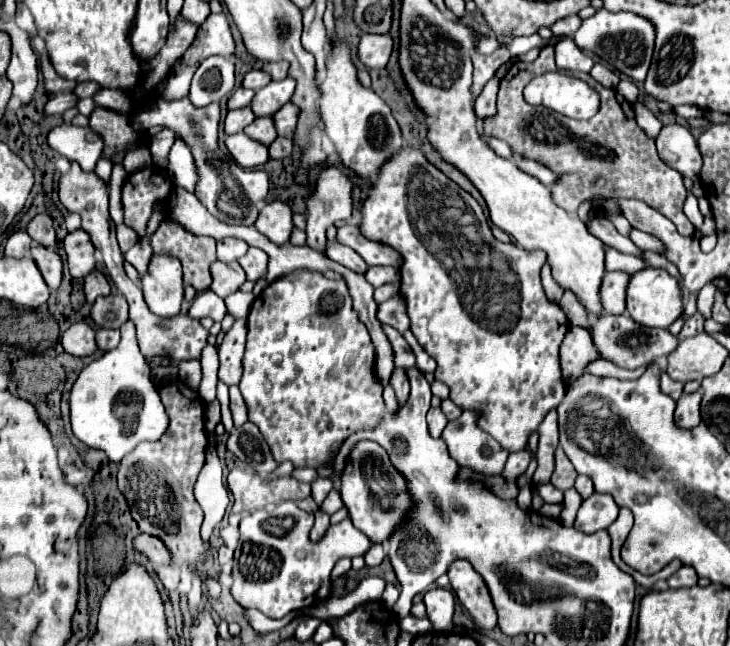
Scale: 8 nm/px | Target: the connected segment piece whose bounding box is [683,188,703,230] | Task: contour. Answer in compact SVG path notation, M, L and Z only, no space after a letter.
M691 188L687 189L687 197L683 205L683 211L689 220L691 220L691 224L699 230L701 228L701 224L703 224L703 214L699 212L698 199L697 196L694 196L691 192Z

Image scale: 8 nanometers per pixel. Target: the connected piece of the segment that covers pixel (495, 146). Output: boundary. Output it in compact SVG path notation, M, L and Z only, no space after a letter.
M485 136L485 140L487 140L487 143L489 144L489 146L491 146L491 149L497 155L505 159L512 159L513 152L511 150L511 147L506 142L499 140L497 138L487 136Z

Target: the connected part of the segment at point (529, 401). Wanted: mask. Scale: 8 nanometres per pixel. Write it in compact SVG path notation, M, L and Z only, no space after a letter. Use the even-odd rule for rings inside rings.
M403 148L393 160L389 160L389 164L385 164L385 168L381 168L369 198L363 204L359 230L369 240L393 246L403 256L401 294L407 302L411 332L423 350L437 362L435 378L449 386L451 400L463 410L477 412L477 426L497 438L507 452L525 450L529 436L537 432L547 412L555 410L567 392L567 382L559 366L559 346L569 330L569 320L555 302L547 300L541 286L539 272L547 262L545 252L529 252L515 242L501 244L495 240L485 214L473 196L429 164L421 150L411 148ZM413 180L419 182L421 190L417 192L421 194L409 194L409 184L413 184Z

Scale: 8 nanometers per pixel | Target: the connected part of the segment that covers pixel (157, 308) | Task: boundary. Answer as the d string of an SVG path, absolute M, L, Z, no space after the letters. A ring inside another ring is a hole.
M153 256L149 270L141 280L141 290L151 312L161 318L173 318L181 312L183 280L181 264L173 256Z

